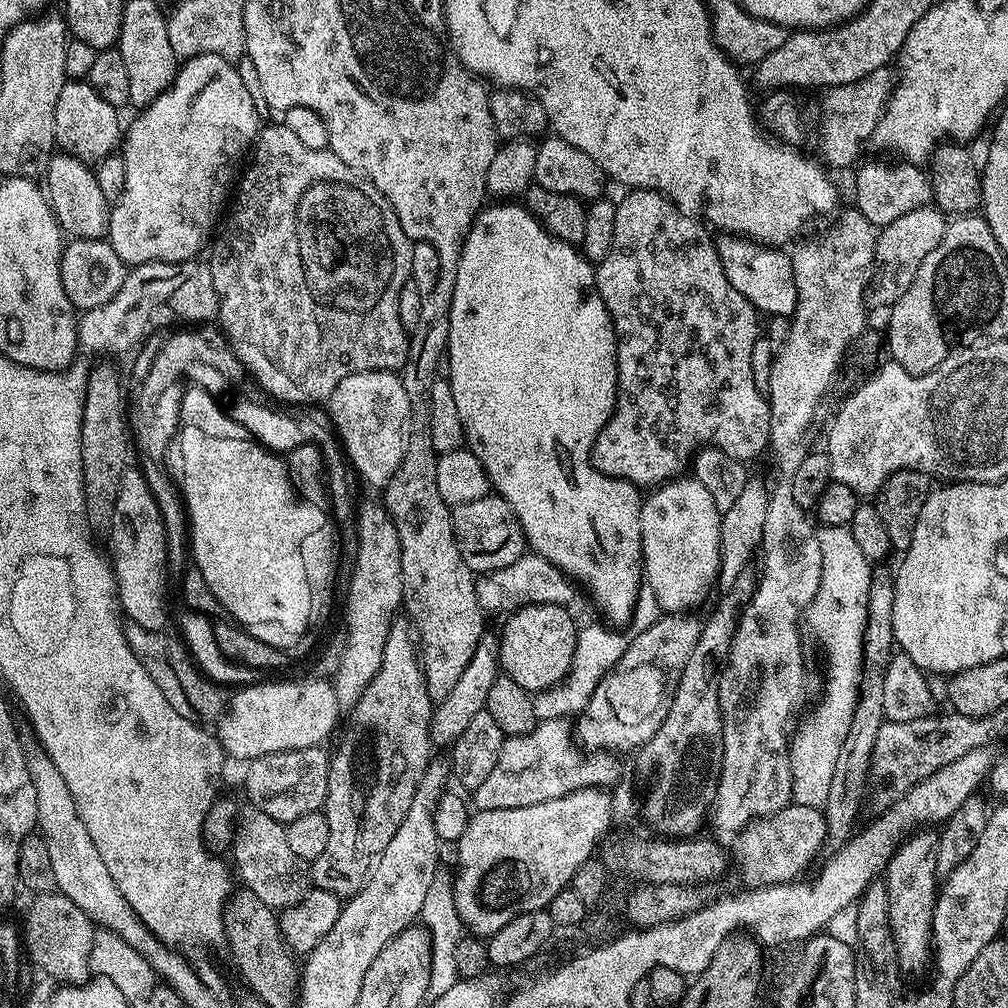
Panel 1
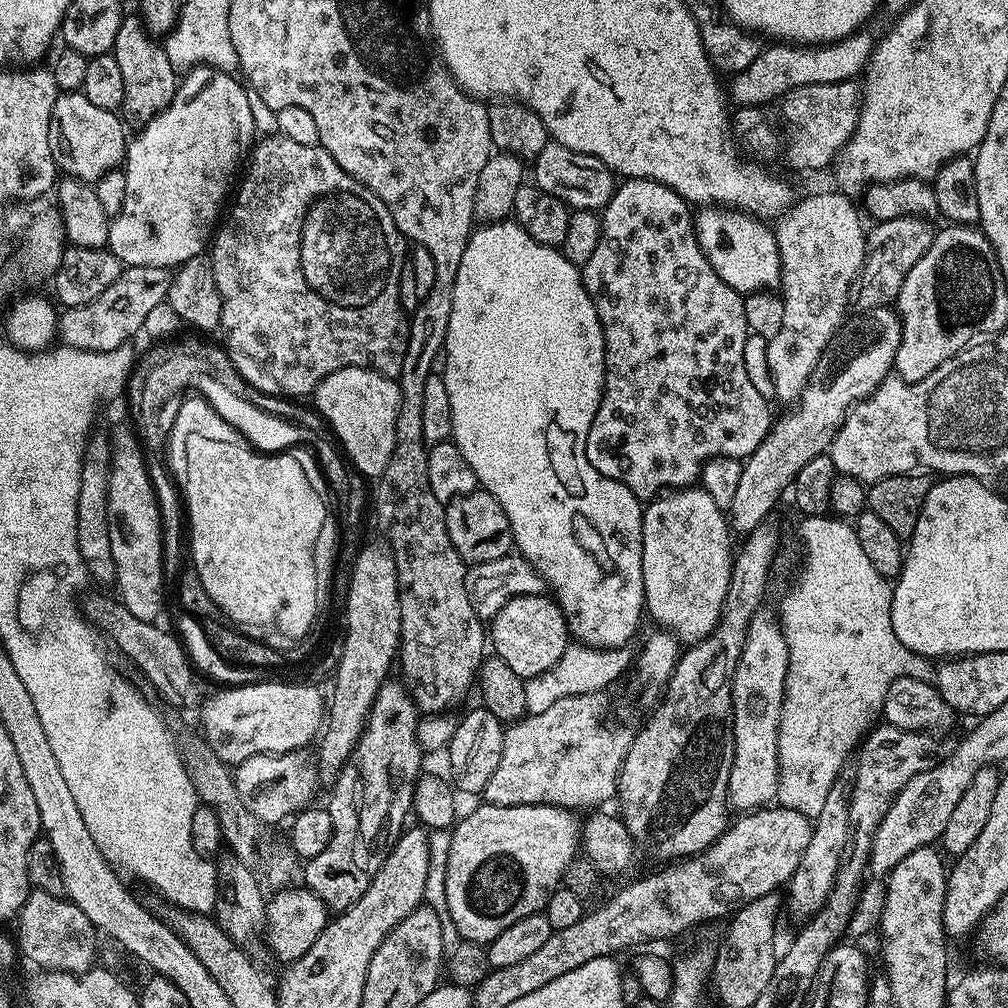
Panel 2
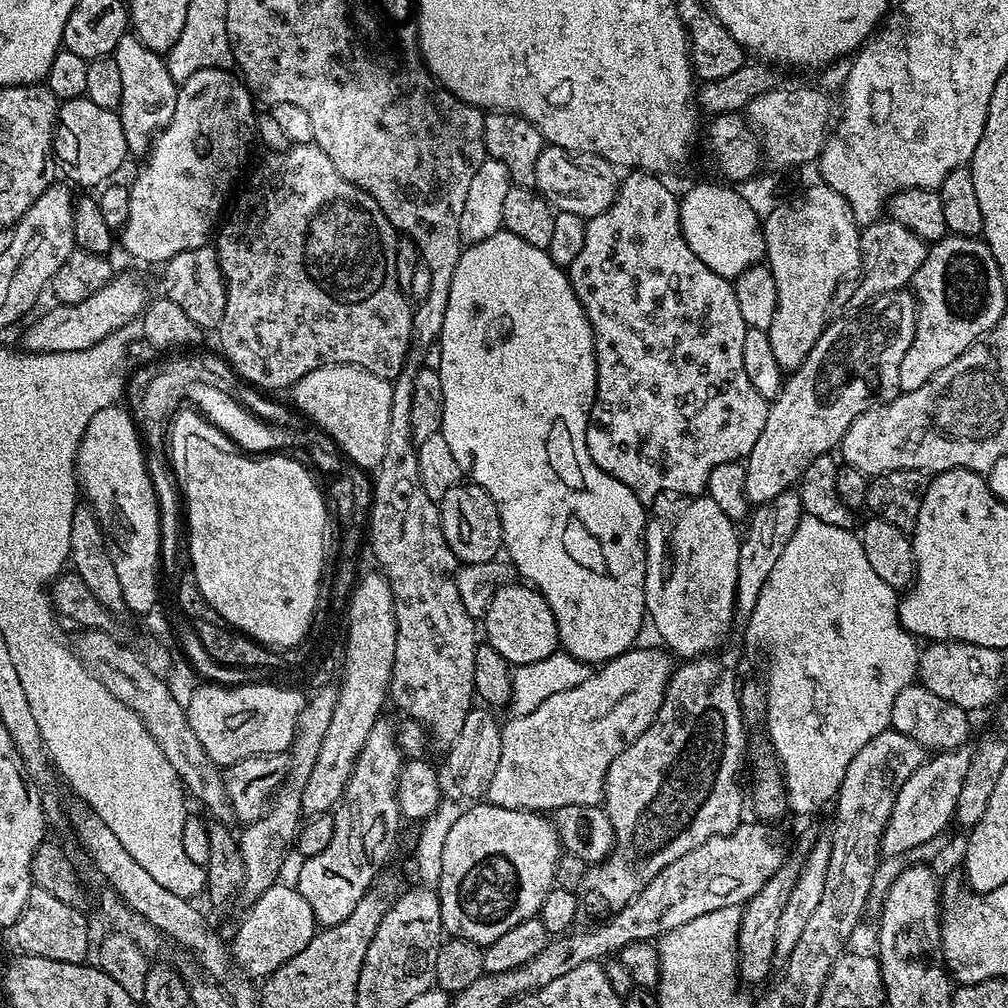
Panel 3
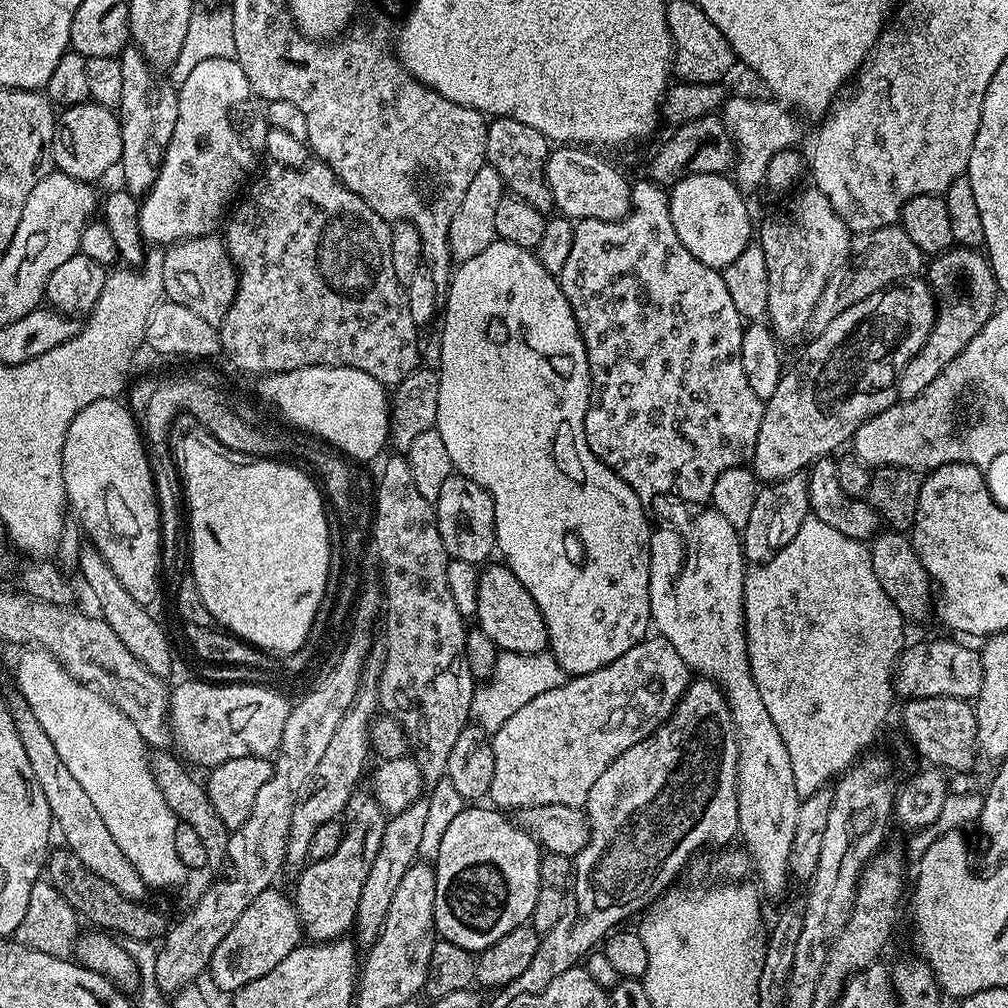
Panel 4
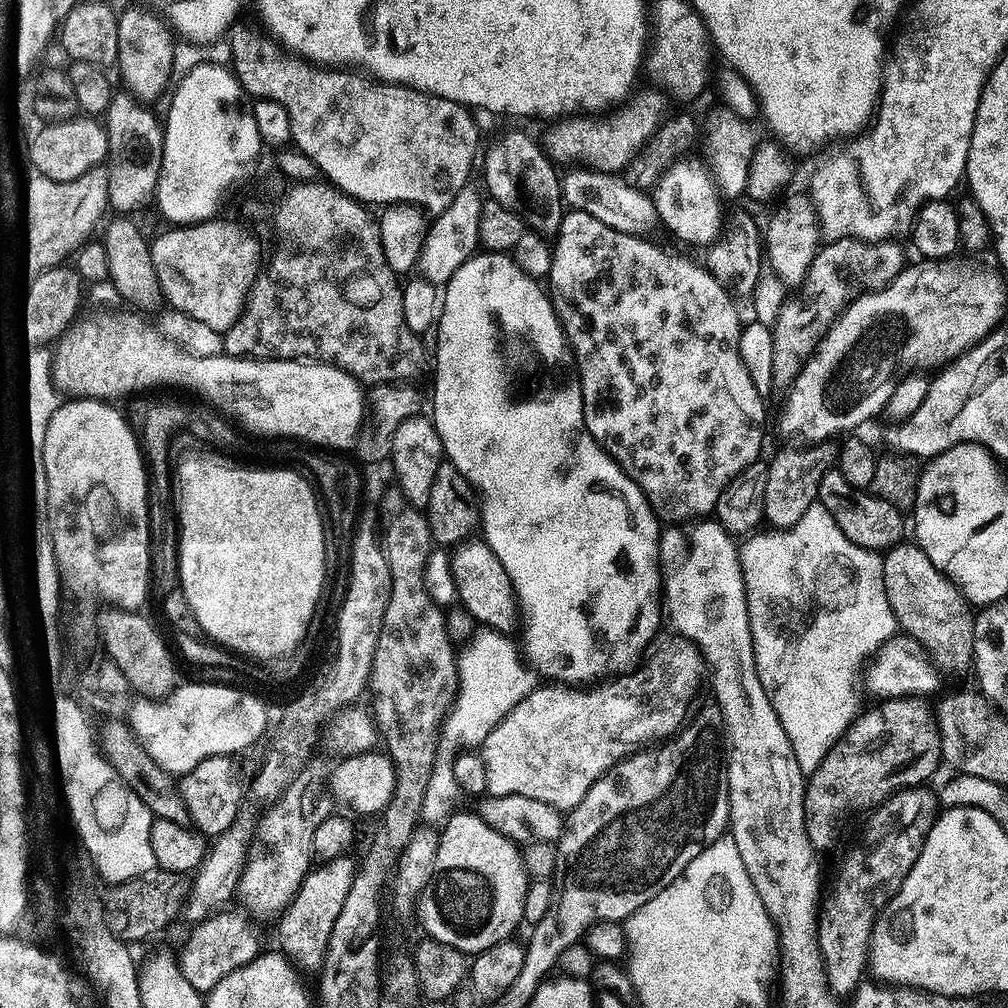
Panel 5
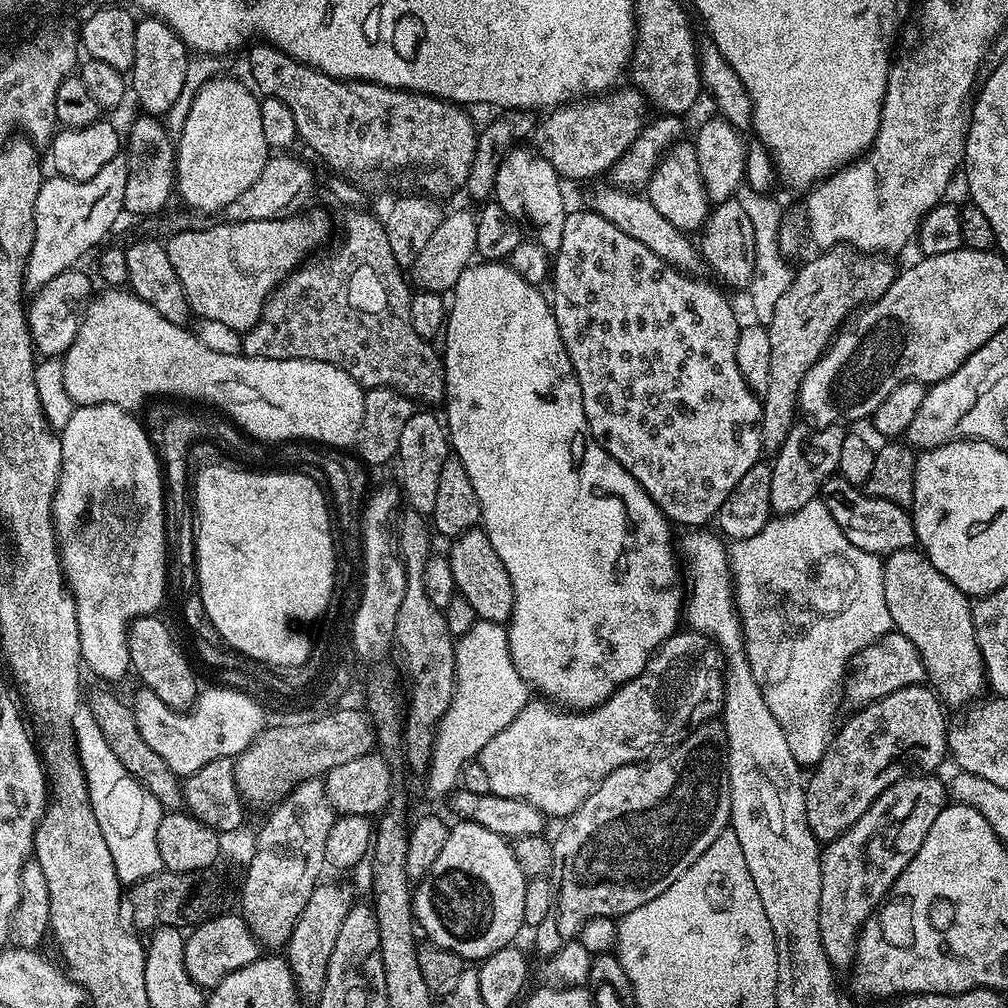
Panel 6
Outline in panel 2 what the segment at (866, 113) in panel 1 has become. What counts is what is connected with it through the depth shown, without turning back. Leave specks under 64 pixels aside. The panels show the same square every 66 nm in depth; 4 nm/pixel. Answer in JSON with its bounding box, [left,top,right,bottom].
[782,79,861,168]

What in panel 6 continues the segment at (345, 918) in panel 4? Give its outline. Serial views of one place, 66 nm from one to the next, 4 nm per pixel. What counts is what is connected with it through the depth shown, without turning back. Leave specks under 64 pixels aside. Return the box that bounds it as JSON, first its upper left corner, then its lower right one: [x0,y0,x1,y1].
[286,883,350,998]

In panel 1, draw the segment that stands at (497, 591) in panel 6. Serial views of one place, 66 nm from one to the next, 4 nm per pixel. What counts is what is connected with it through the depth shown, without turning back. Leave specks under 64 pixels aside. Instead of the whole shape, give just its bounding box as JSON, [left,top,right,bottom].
[499,604,577,694]

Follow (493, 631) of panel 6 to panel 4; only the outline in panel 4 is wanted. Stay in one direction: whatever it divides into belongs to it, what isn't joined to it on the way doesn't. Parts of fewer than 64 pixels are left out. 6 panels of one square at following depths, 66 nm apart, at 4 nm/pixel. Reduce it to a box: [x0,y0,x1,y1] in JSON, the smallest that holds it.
[471,651,566,730]

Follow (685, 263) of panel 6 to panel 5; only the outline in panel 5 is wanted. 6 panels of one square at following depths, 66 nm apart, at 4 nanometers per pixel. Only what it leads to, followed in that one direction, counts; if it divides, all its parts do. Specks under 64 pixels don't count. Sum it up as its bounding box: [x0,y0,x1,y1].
[560,166,656,236]

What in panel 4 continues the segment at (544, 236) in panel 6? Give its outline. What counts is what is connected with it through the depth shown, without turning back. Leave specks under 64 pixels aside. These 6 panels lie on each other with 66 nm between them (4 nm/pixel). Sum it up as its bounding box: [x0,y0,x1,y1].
[486,116,553,214]

